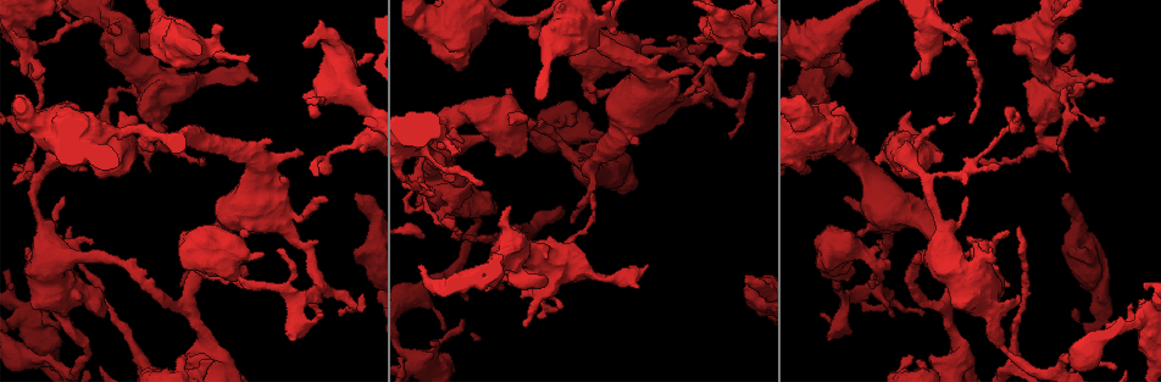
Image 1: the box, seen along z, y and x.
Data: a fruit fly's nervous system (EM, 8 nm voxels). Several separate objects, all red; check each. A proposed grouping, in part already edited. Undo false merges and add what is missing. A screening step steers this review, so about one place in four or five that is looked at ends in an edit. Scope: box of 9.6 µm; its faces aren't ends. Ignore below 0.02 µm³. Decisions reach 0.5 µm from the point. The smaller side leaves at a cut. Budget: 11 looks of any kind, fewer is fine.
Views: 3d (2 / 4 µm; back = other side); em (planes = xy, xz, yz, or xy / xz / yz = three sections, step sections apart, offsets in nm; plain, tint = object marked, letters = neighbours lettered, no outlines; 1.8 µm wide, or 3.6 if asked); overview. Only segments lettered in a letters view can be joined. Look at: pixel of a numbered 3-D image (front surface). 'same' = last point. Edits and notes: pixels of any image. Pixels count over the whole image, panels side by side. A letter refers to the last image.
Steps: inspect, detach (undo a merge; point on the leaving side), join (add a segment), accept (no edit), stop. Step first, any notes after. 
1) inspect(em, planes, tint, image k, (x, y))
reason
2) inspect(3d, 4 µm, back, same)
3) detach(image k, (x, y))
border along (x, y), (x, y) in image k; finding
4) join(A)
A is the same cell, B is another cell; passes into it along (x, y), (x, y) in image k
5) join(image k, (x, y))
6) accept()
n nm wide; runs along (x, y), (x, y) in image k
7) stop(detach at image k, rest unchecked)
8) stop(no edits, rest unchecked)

inspect(em, 3.6 µm, planes, plain, image 1, (541, 274))
a narrow waist

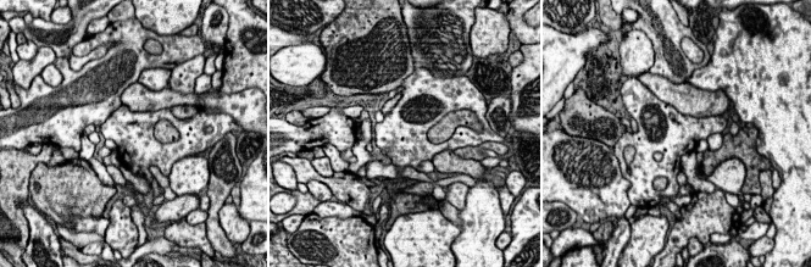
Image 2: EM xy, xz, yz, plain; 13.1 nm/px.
inspect(em, 3.6 µm, planes, letters, same)
see the neighbours

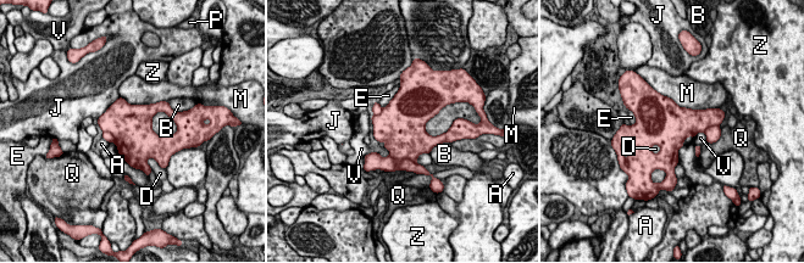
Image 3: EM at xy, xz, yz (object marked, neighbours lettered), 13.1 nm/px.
detach(image 3, (388, 163))
A, B, D, E, J, M, P, Q, V and Z are other cells; border along (389, 155), (398, 163), (415, 162) in image 3; two neurons meet here

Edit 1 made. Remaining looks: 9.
inspect(overview)
redraw

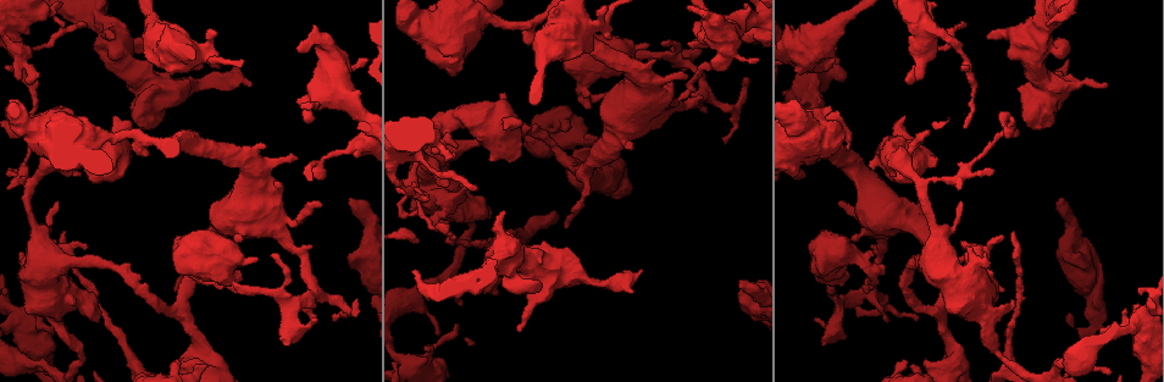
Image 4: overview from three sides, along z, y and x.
inspect(3d, 2 µm, image 4, (963, 24))
thin end

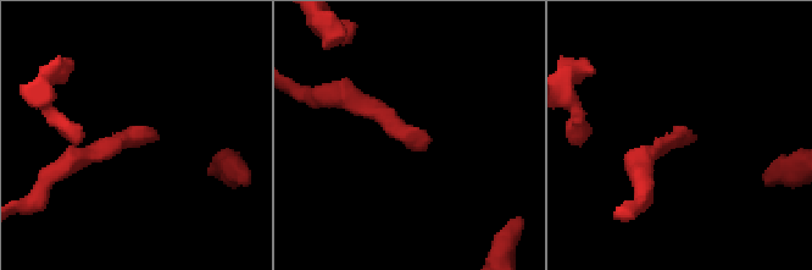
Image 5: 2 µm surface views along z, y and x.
inspect(em, planes, letters, image 5, (155, 133))
shape alone is not enough

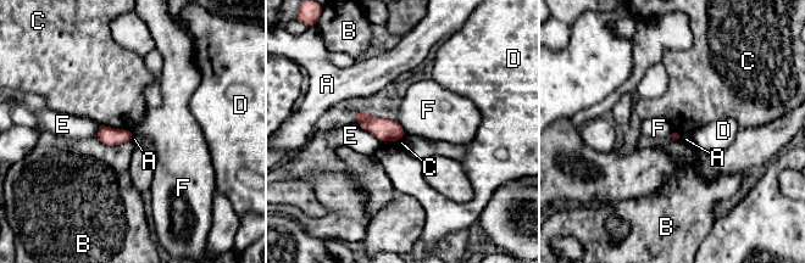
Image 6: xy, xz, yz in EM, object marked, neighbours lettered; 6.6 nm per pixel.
accept()
A, B, C, D, E and F are other cells; border along (397, 119), (406, 134) in image 6; no lettered segment goes on from it

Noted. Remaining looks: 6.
inspect(3d, 4 µm, image 4, (835, 278))
sharp bend

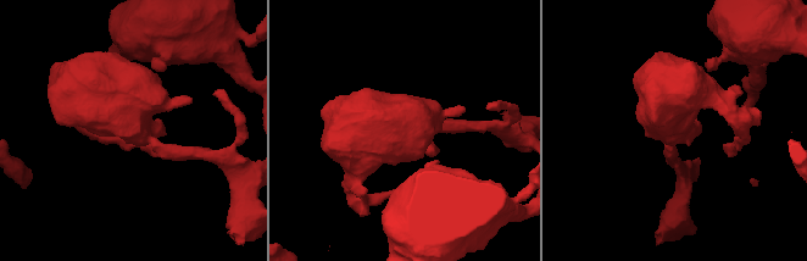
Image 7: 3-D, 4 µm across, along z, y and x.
inspect(em, 3.6 µm, xy, step 16, letters, image 7, (675, 125))
shape alone is not enough

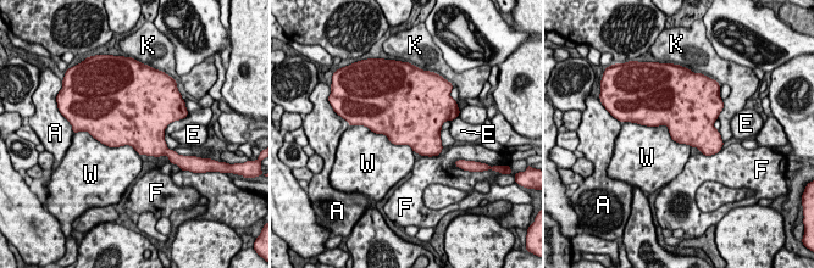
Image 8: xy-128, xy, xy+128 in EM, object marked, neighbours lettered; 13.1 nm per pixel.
accept()
380 nm wide; W touches over 750 nm; A, E, F, K and W are other cells; all the same neuron

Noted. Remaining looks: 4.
inspect(3d, 4 µm, back, image 4, (823, 345))
branch stops here

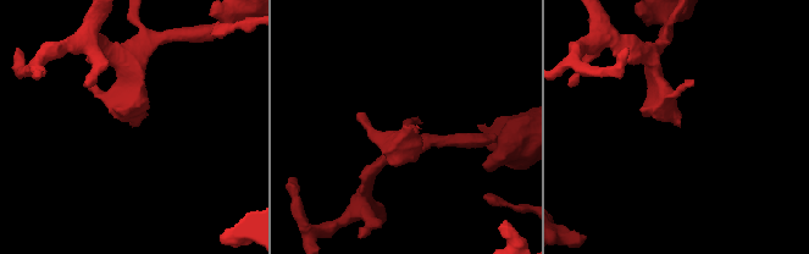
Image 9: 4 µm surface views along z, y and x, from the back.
inspect(em, planes, letters, image 9, (408, 126))

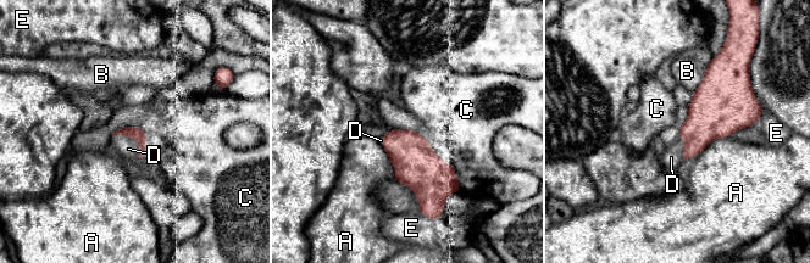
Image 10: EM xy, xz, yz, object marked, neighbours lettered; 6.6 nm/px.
join(D)
D is the same cell, A, B, C and E are other cells; the neuron continues

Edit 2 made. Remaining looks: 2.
stop(detach at image 3, join at image 10, rest unchecked)

